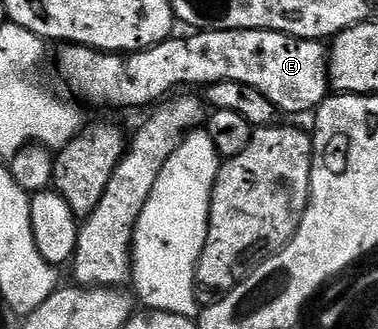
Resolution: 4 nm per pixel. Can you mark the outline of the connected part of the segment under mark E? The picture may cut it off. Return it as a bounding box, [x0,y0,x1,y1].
[58,29,331,115]

